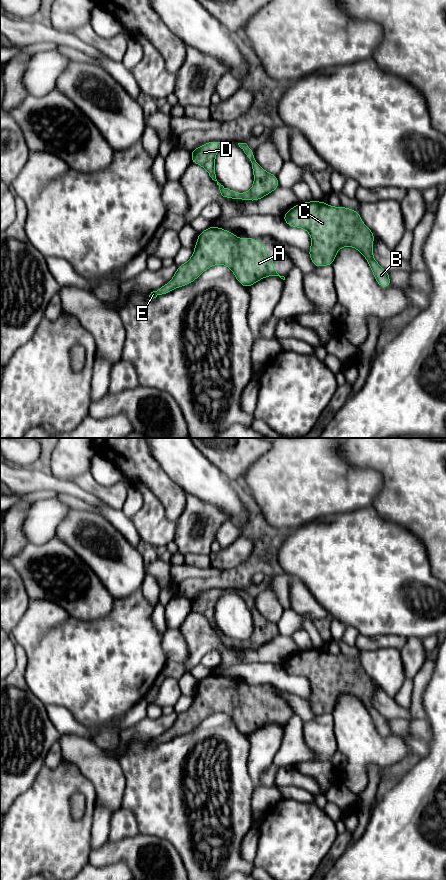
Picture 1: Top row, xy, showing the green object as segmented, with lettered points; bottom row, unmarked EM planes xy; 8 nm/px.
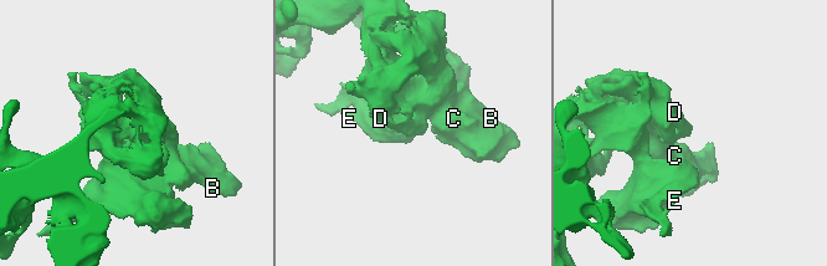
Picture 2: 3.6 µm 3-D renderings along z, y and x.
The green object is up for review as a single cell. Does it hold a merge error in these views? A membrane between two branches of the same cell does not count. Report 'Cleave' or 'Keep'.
Keep

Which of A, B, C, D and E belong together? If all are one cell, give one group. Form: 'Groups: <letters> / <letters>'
Groups: A B C D E

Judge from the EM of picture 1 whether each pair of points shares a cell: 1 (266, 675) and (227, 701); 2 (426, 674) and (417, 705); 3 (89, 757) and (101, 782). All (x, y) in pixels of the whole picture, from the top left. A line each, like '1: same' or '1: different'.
1: different
2: same
3: same

